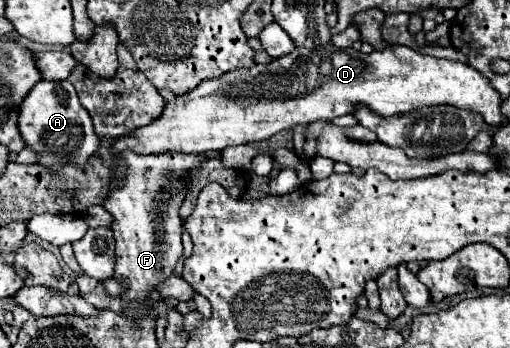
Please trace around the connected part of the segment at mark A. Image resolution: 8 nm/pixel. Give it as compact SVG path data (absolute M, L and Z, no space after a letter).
M40 80L20 106L18 128L24 142L40 156L38 164L48 170L58 170L64 164L86 164L86 160L98 150L100 138L94 132L90 114L82 108L74 86L68 80L48 82Z

